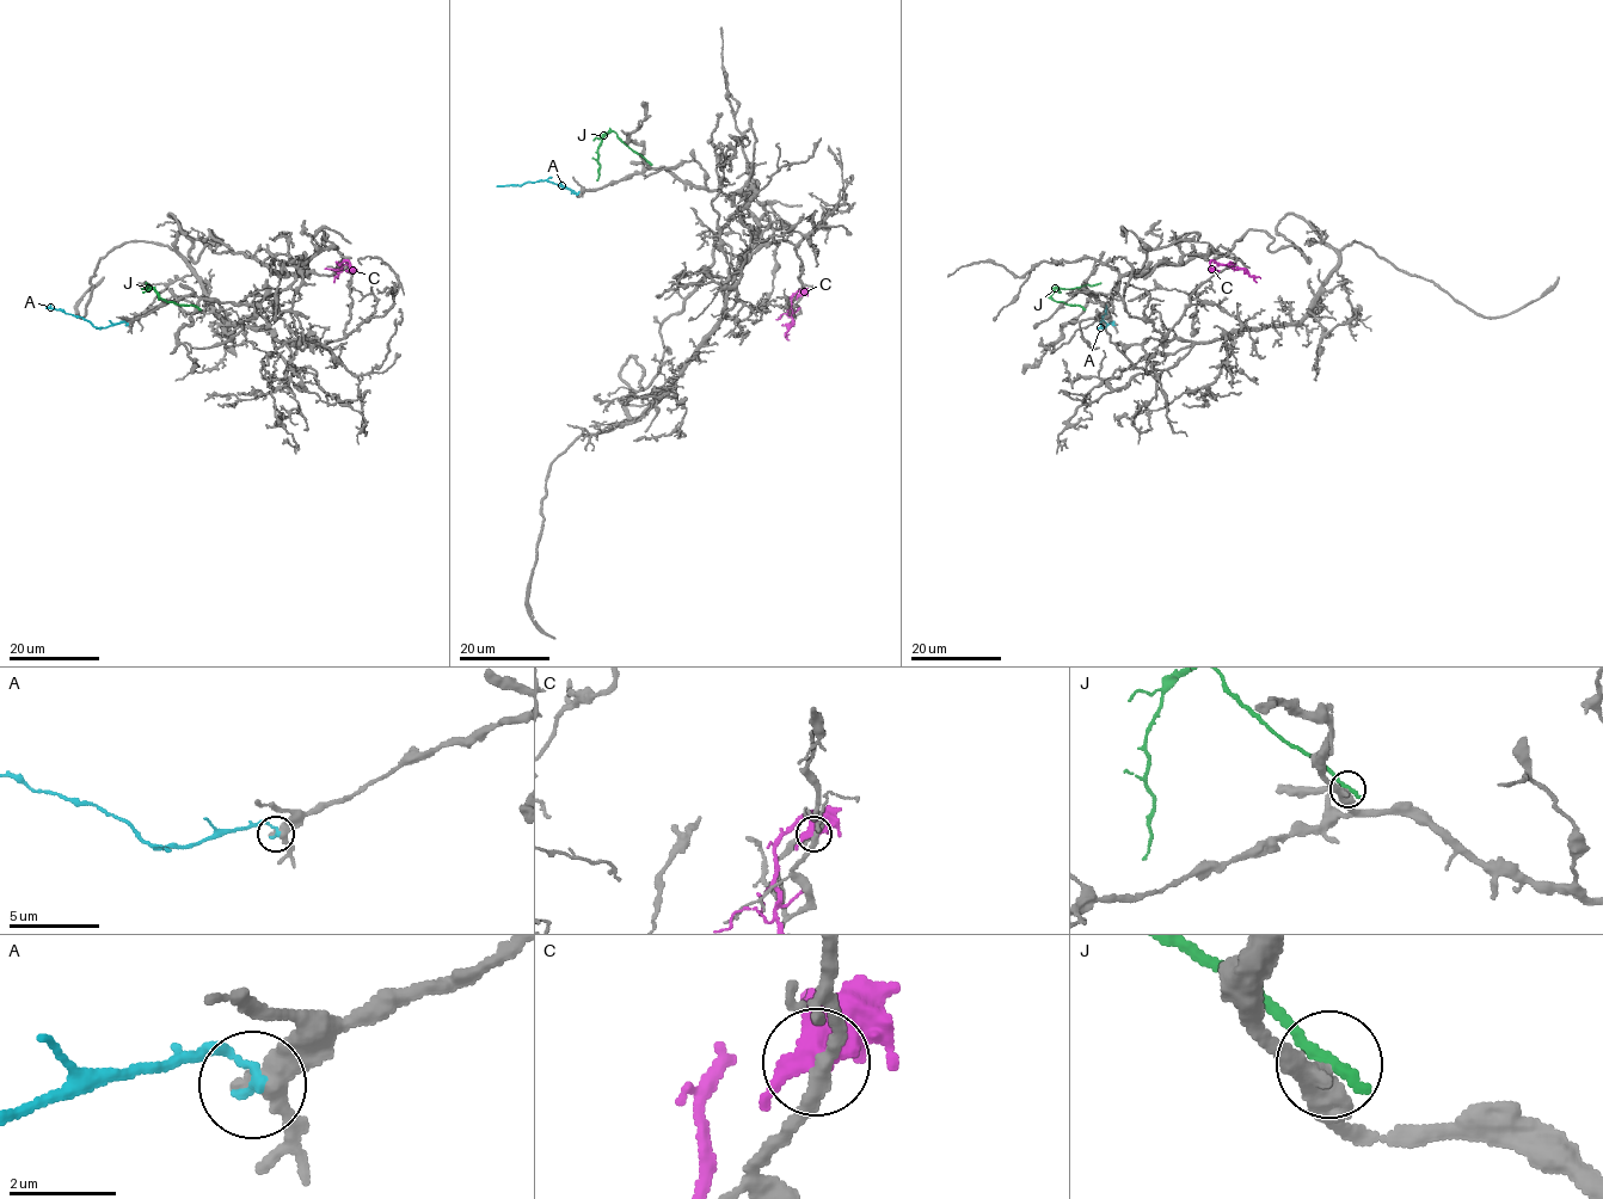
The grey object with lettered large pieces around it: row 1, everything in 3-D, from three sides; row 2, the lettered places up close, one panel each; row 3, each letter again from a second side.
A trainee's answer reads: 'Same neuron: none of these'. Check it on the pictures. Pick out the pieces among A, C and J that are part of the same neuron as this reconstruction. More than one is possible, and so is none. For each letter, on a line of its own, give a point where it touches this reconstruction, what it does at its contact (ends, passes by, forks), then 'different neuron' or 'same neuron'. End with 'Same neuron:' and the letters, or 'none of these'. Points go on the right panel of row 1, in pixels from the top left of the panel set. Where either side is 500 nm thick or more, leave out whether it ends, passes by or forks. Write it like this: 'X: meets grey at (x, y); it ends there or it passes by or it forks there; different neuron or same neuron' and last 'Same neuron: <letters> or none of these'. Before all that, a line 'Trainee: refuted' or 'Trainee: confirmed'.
Trainee: confirmed
A: meets grey at (1113, 325); it ends there; different neuron
C: meets grey at (1215, 272); it passes by; different neuron
J: meets grey at (1082, 307); it ends there; different neuron
Same neuron: none of these

